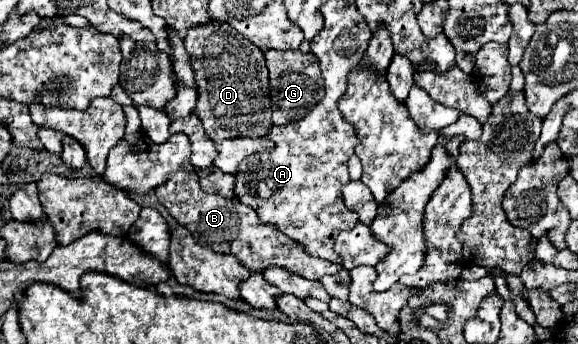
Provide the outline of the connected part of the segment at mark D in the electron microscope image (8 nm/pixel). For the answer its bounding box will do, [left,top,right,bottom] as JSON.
[184,22,272,144]

